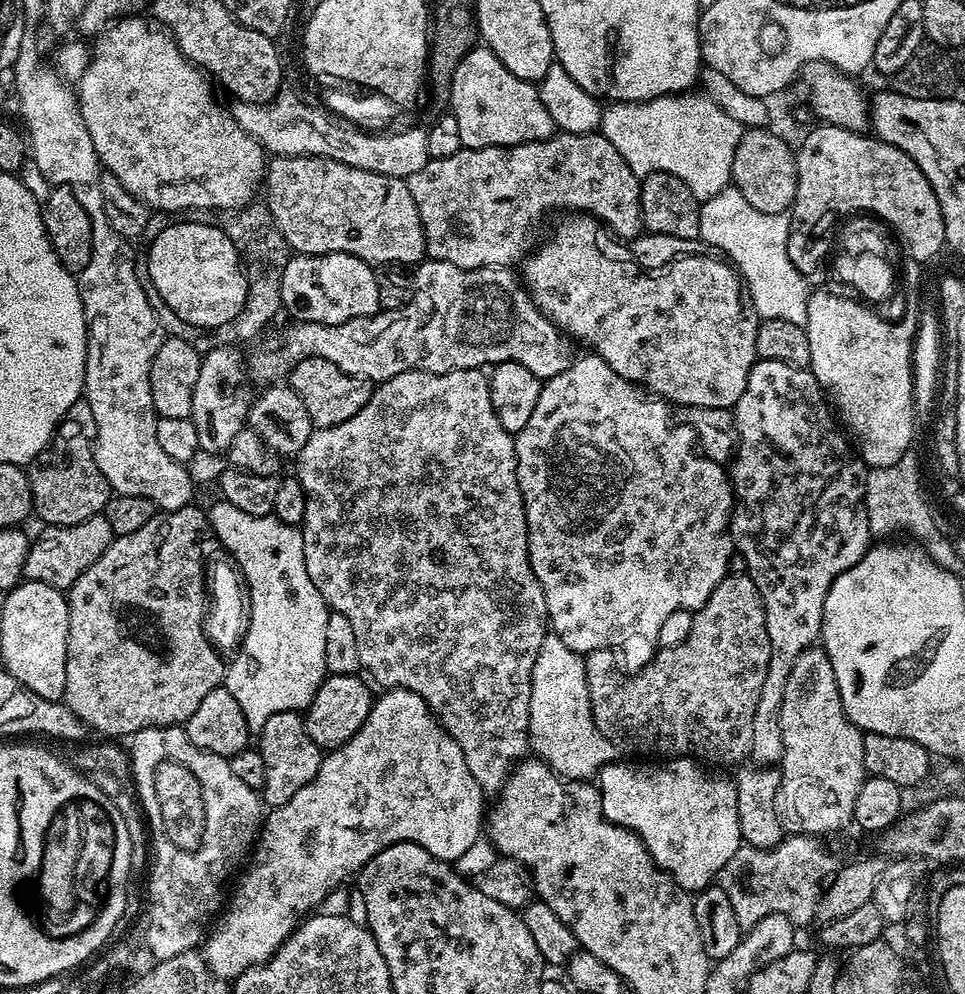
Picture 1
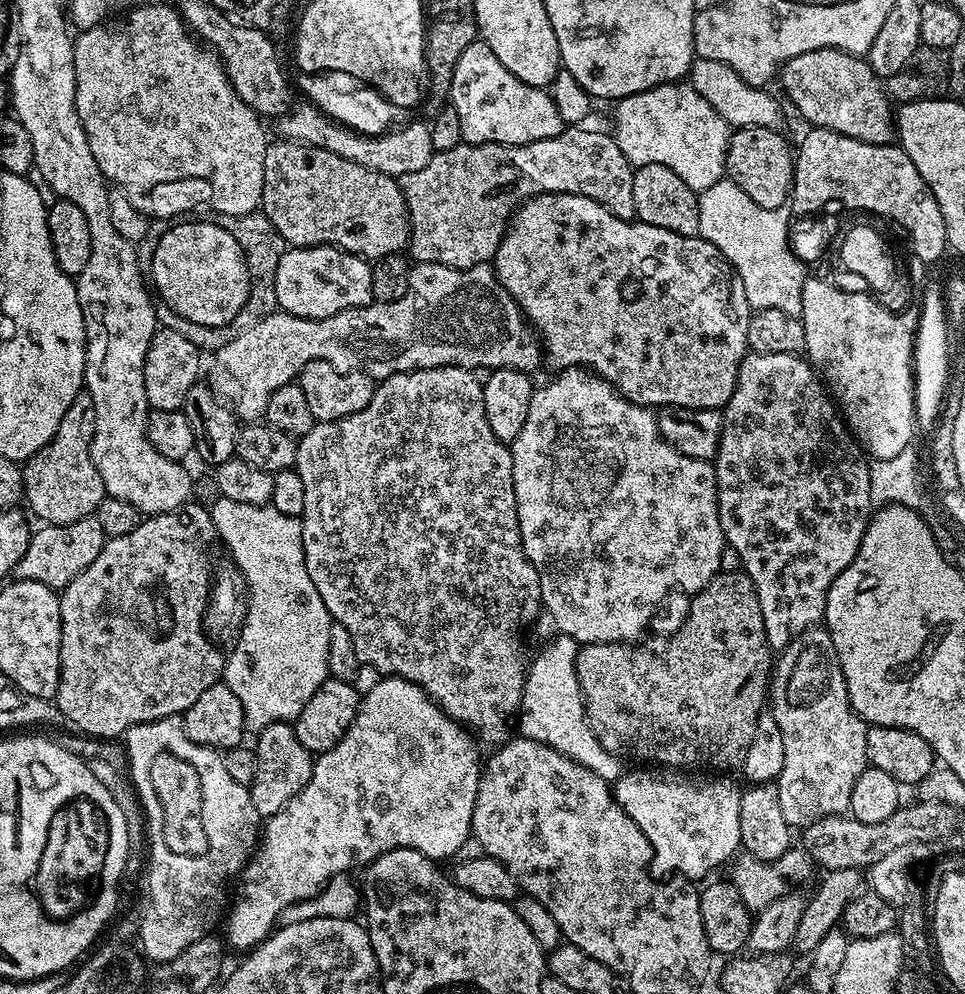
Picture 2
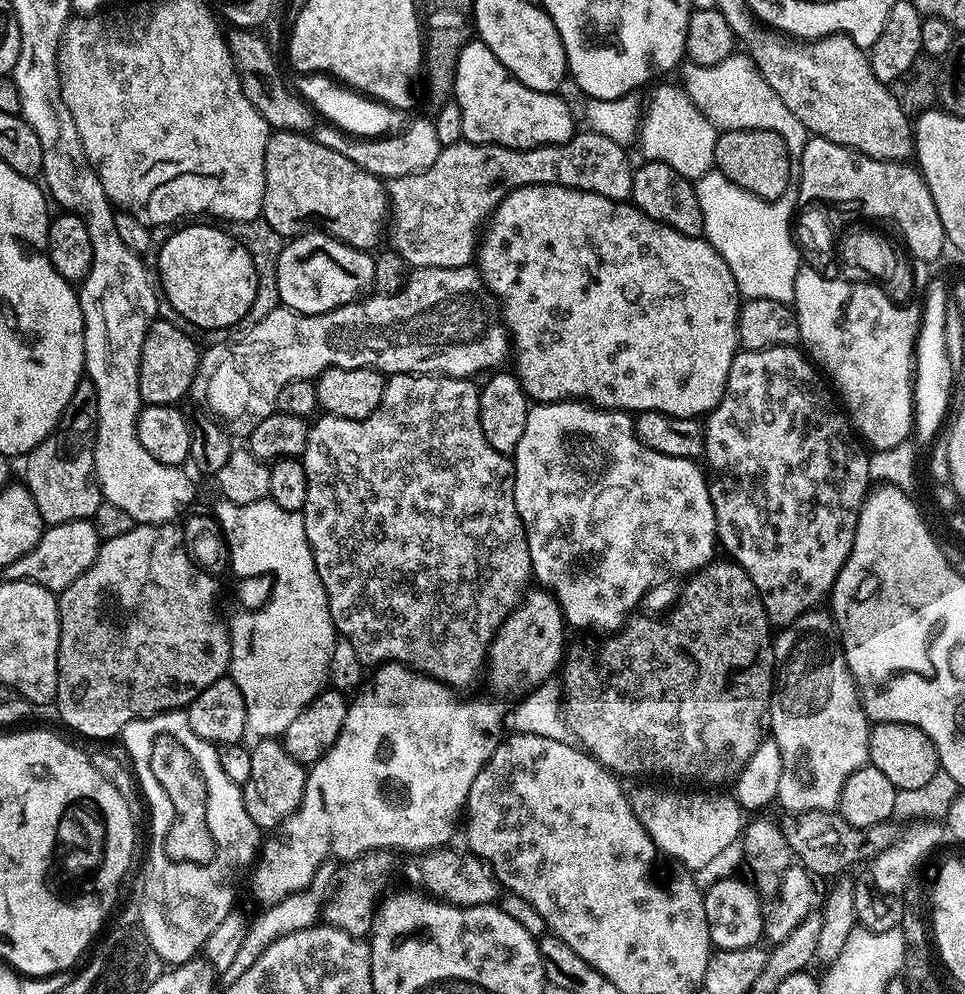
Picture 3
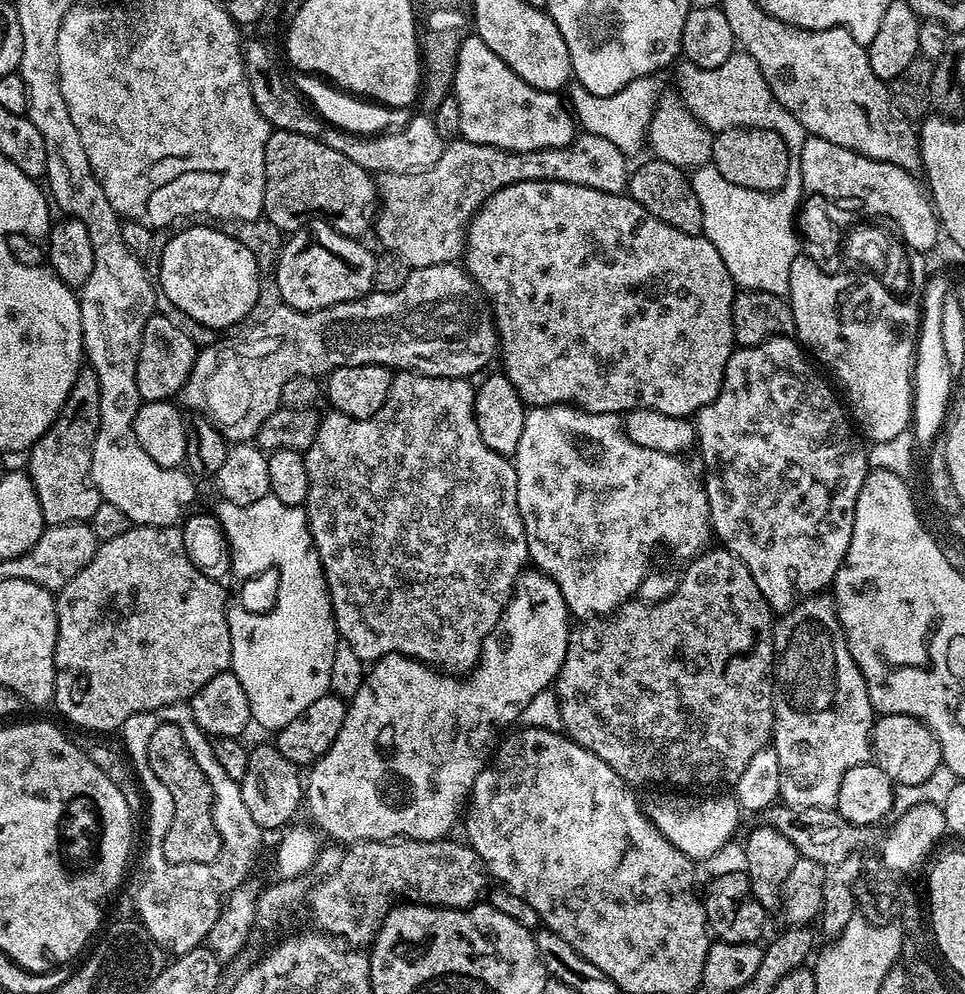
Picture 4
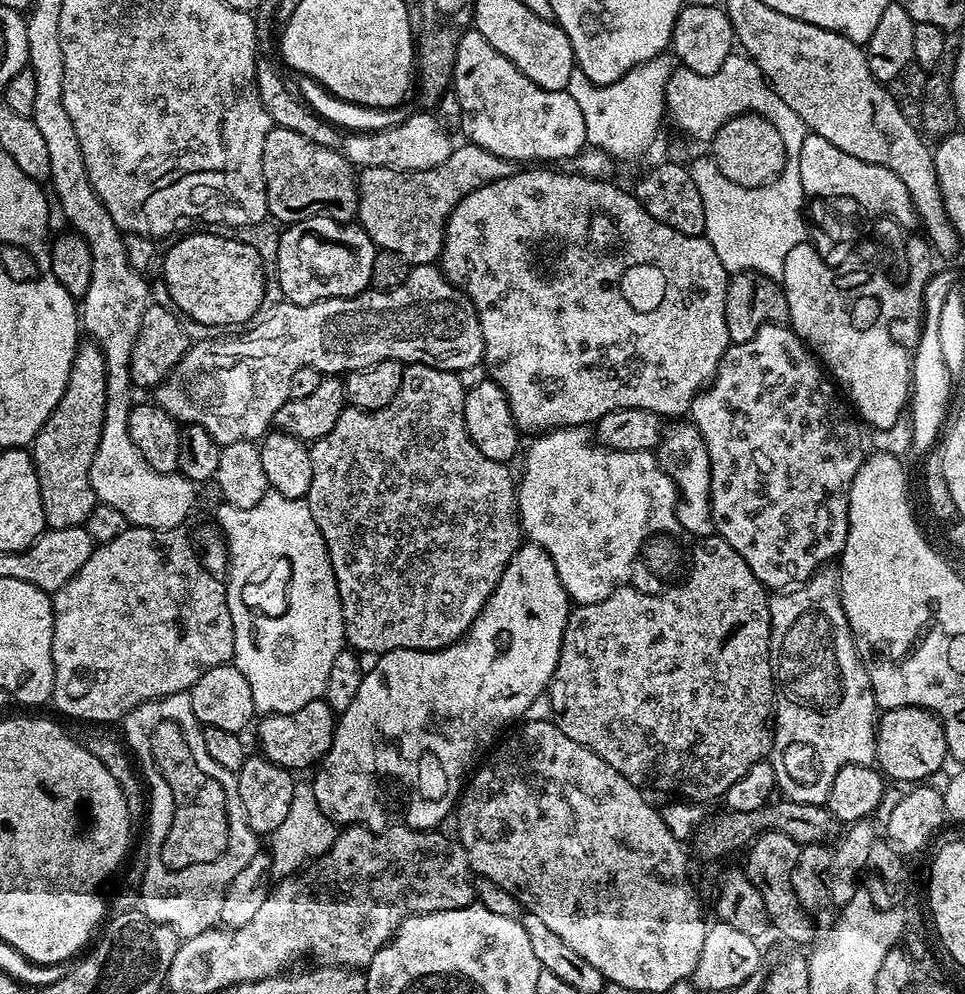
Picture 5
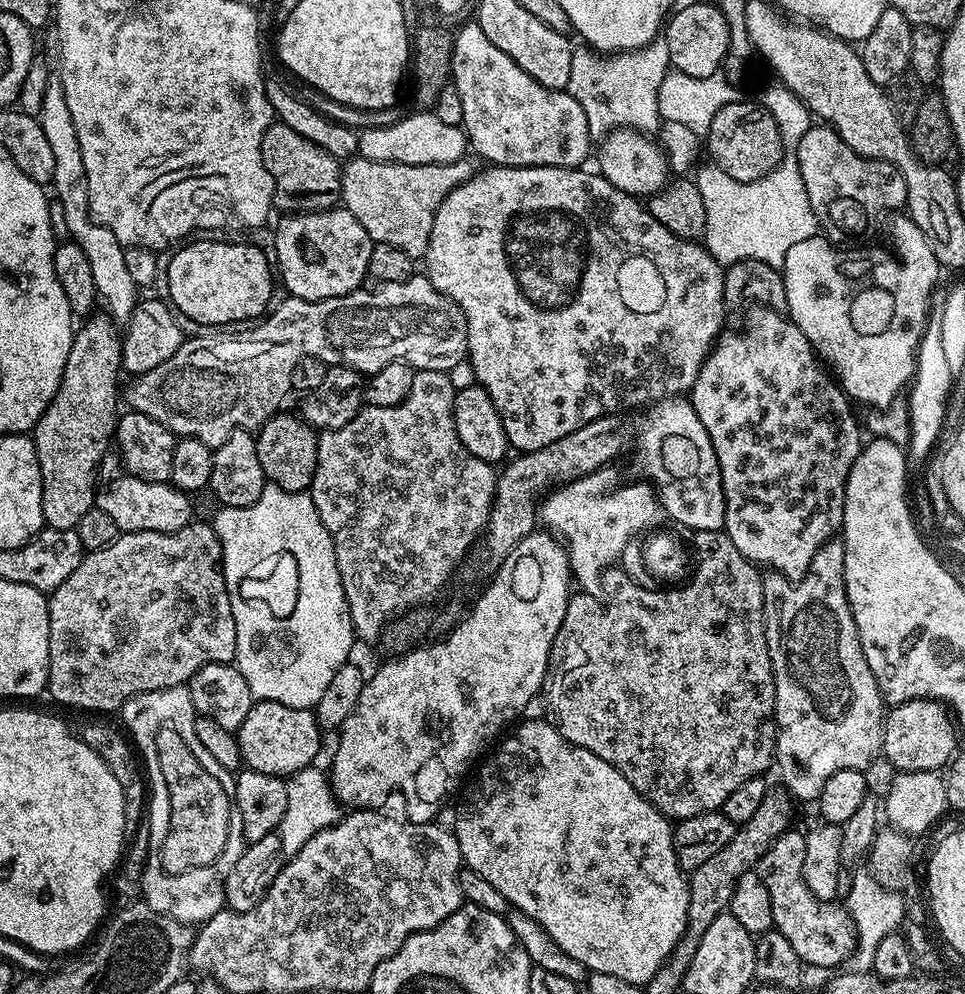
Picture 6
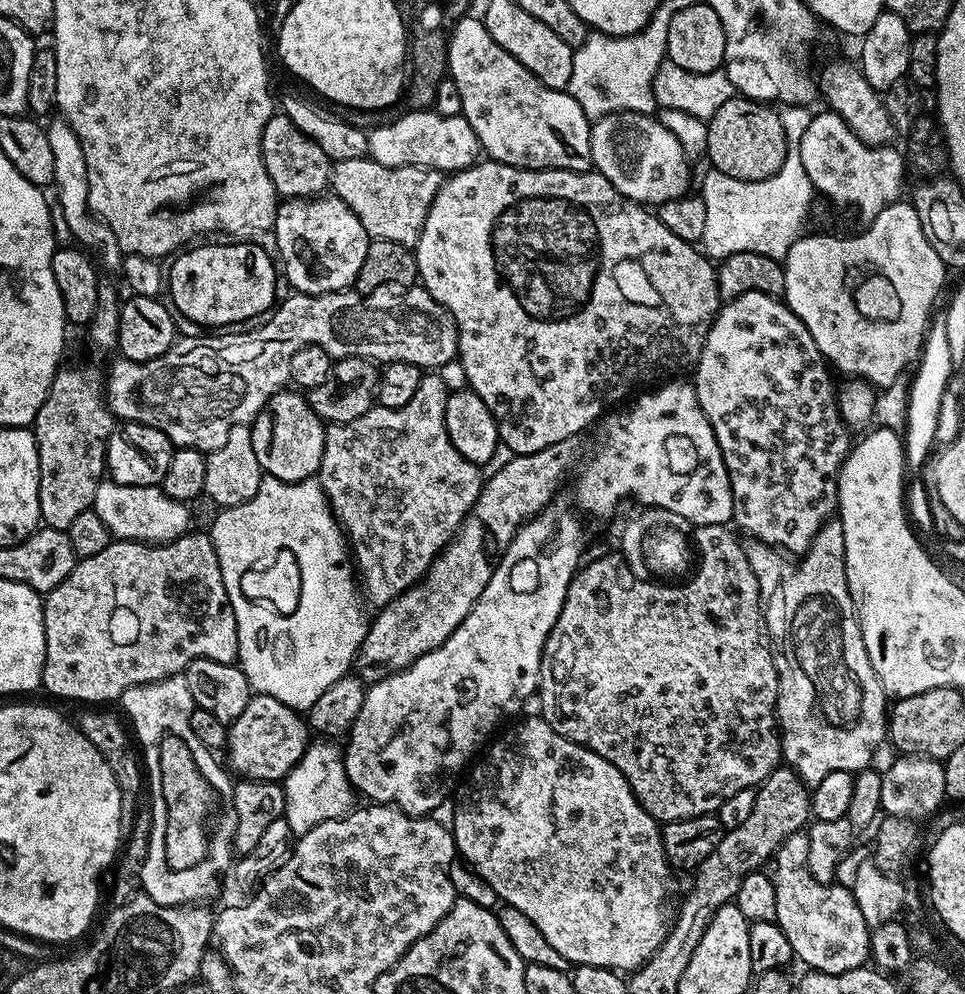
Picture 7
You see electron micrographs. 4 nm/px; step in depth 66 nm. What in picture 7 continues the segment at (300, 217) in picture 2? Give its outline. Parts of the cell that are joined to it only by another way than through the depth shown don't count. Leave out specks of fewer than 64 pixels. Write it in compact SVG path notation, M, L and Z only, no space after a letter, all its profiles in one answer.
M274 114L266 122L262 130L262 162L266 166L266 174L270 174L270 182L274 182L277 197L311 198L329 191L328 179L332 173L332 164L328 156L290 118L283 114Z

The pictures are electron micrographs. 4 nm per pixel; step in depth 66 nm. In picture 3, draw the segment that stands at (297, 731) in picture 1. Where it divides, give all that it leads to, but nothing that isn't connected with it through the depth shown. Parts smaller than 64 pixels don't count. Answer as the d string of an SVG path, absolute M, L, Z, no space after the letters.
M260 738L255 743L251 745L250 778L242 785L246 814L250 814L262 830L275 830L302 802L306 768L294 759L279 739Z

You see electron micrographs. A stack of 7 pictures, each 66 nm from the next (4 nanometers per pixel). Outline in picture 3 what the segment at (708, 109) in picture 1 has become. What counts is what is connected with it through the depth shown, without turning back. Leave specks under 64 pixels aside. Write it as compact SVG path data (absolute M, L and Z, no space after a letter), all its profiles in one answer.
M653 87L639 119L638 145L644 151L645 161L657 160L676 168L687 180L697 181L713 171L716 162L716 137L718 129L707 120L706 114L696 106L683 87Z

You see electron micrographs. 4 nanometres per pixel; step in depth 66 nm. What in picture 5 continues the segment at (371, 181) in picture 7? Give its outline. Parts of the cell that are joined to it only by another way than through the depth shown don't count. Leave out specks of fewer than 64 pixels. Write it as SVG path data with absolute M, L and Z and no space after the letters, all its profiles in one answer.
M464 142L461 148L460 145L453 147L450 158L446 158L442 166L434 166L430 170L399 172L396 168L382 166L359 169L356 181L360 195L356 211L359 227L375 242L377 249L398 254L409 266L436 264L440 259L440 251L444 248L444 227L458 202L474 190L512 175L513 171L513 161L498 158L498 154L490 154L490 150L482 150L482 146L471 142Z

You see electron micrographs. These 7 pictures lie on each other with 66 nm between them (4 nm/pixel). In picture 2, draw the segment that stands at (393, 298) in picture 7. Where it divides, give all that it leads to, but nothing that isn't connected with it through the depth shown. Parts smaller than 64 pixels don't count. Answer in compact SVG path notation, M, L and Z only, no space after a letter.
M416 262L411 265L408 277L410 278L408 293L400 300L395 300L389 304L373 302L362 308L342 310L330 318L322 318L321 320L298 318L297 316L291 316L289 312L281 312L279 310L271 312L262 322L258 322L258 326L246 330L246 334L234 338L234 342L222 346L222 350L215 352L211 357L212 369L209 372L207 369L206 372L207 383L210 385L212 391L216 393L217 397L227 398L230 401L231 407L236 413L237 421L256 422L263 417L266 406L274 394L274 390L293 383L299 377L300 372L305 366L315 360L330 362L330 366L334 366L339 372L364 372L373 378L393 376L399 372L414 372L417 368L466 368L471 370L478 366L486 366L493 370L498 368L513 368L519 372L532 374L535 373L535 368L539 364L542 364L542 345L537 333L533 331L528 321L525 320L524 312L518 306L518 302L514 302L514 298L506 290L506 286L502 286L502 282L496 276L495 267L489 266L488 264L479 264L473 268L451 268L450 266L442 266L441 264L421 264Z

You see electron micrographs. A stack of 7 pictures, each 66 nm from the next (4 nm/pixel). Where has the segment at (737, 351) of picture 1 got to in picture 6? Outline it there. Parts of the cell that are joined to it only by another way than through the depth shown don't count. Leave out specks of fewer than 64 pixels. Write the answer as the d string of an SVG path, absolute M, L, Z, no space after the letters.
M488 166L485 169L485 172L477 171L462 186L455 188L444 199L442 206L438 206L438 214L434 214L434 230L430 230L428 251L424 253L422 263L424 263L425 269L423 268L423 271L426 273L428 281L439 292L446 294L446 298L450 298L455 302L466 318L466 326L468 327L468 354L466 358L474 366L476 383L484 387L486 394L490 394L490 400L494 402L494 406L502 418L502 426L506 430L509 445L520 454L542 450L546 446L566 438L566 434L574 434L574 430L594 422L600 416L611 416L624 410L620 408L636 408L639 404L651 406L657 400L671 400L691 393L694 382L704 365L704 360L712 353L713 347L725 327L725 325L723 326L724 312L726 313L724 268L711 256L703 243L694 240L683 240L674 234L670 234L670 230L666 230L666 226L662 226L662 222L658 222L658 218L654 218L649 214L647 207L637 197L618 190L618 186L614 186L604 176L597 174L595 171L592 171L593 173L584 172L585 170L580 168L501 168L499 166Z

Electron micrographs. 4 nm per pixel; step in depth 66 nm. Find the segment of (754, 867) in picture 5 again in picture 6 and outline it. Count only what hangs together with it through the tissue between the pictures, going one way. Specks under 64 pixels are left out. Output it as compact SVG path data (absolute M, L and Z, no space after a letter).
M785 834L779 836L762 854L754 871L766 882L766 890L770 890L770 907L774 909L774 928L781 932L794 946L794 954L805 965L813 964L819 968L836 970L843 960L851 961L856 950L856 927L852 924L852 916L847 907L830 900L819 900L806 886L802 878L802 858L804 857L804 841L798 835Z

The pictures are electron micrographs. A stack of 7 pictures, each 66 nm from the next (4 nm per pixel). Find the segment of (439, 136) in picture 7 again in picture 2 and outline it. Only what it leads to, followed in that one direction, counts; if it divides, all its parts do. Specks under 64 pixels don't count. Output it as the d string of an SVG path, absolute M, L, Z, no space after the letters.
M308 102L302 104L301 108L293 107L291 111L275 121L276 128L280 131L277 133L283 139L295 141L297 144L318 146L322 150L330 150L342 158L350 158L350 162L358 162L358 166L366 166L375 172L397 178L402 174L414 174L414 170L422 170L422 166L426 166L426 162L430 162L433 150L430 142L430 127L427 123L405 123L383 135L367 136L337 123Z

